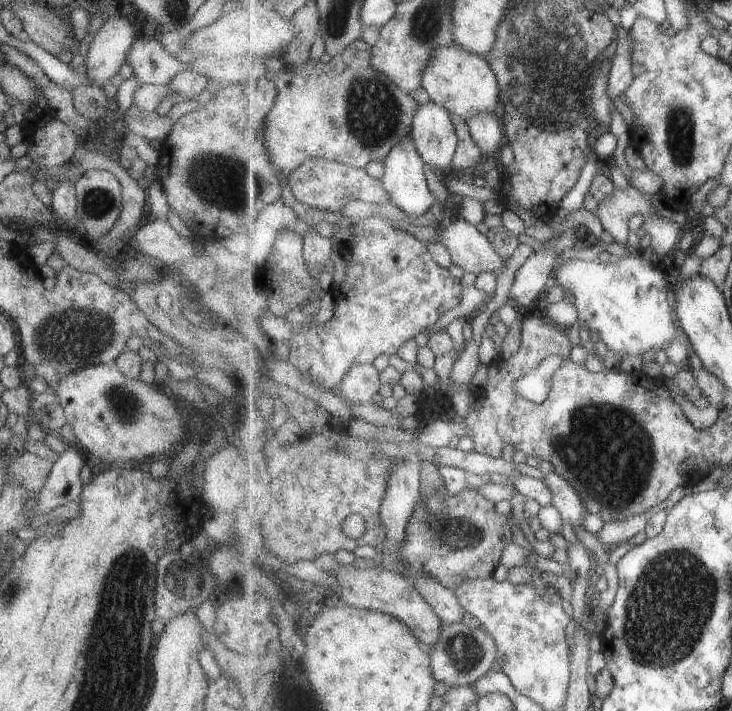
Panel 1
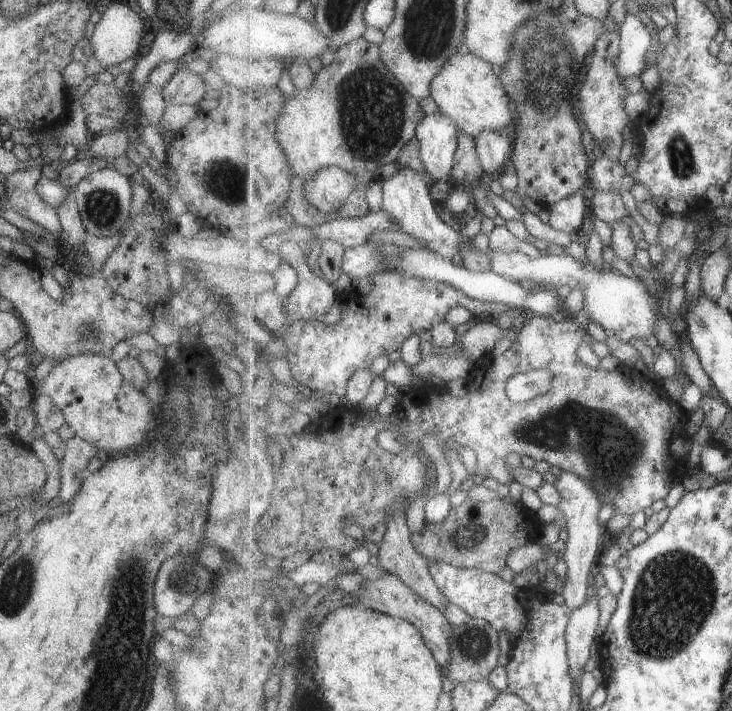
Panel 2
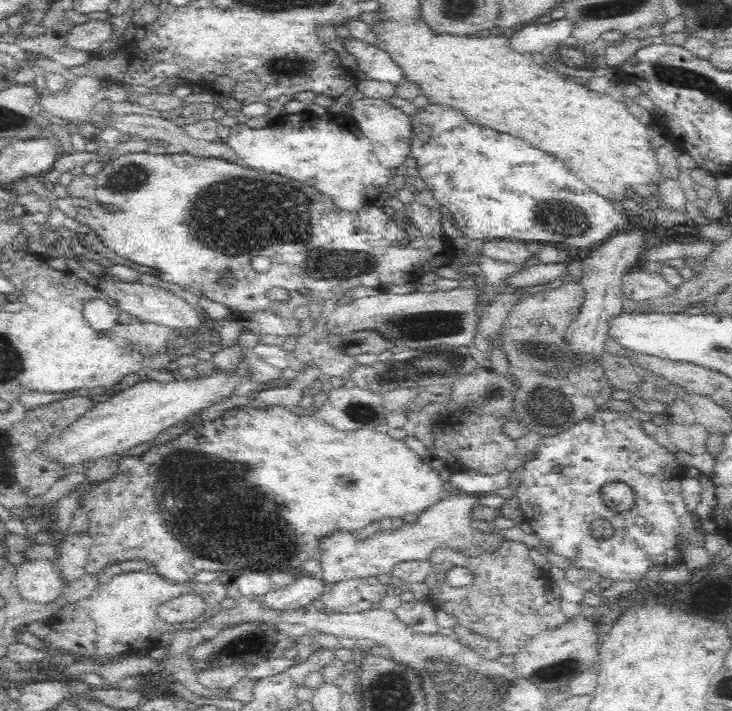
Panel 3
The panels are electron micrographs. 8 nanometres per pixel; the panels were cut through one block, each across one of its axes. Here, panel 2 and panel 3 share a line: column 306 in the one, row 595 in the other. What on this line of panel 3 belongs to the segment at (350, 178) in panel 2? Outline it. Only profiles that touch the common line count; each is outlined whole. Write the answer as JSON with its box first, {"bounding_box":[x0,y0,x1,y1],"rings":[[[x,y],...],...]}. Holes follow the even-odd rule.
{"bounding_box":[158,594,205,625],"rings":[[[184,594],[166,602],[158,610],[167,622],[188,621],[195,625],[196,618],[200,619],[205,609],[205,602],[195,594]]]}

